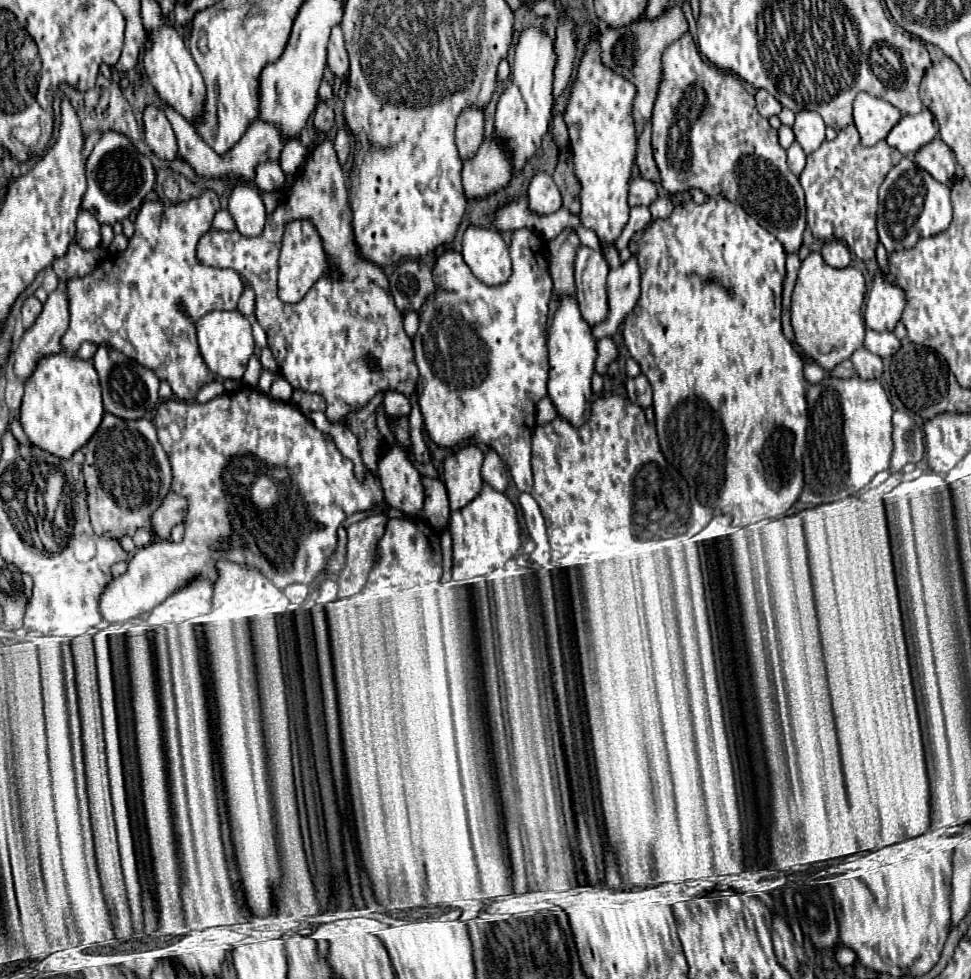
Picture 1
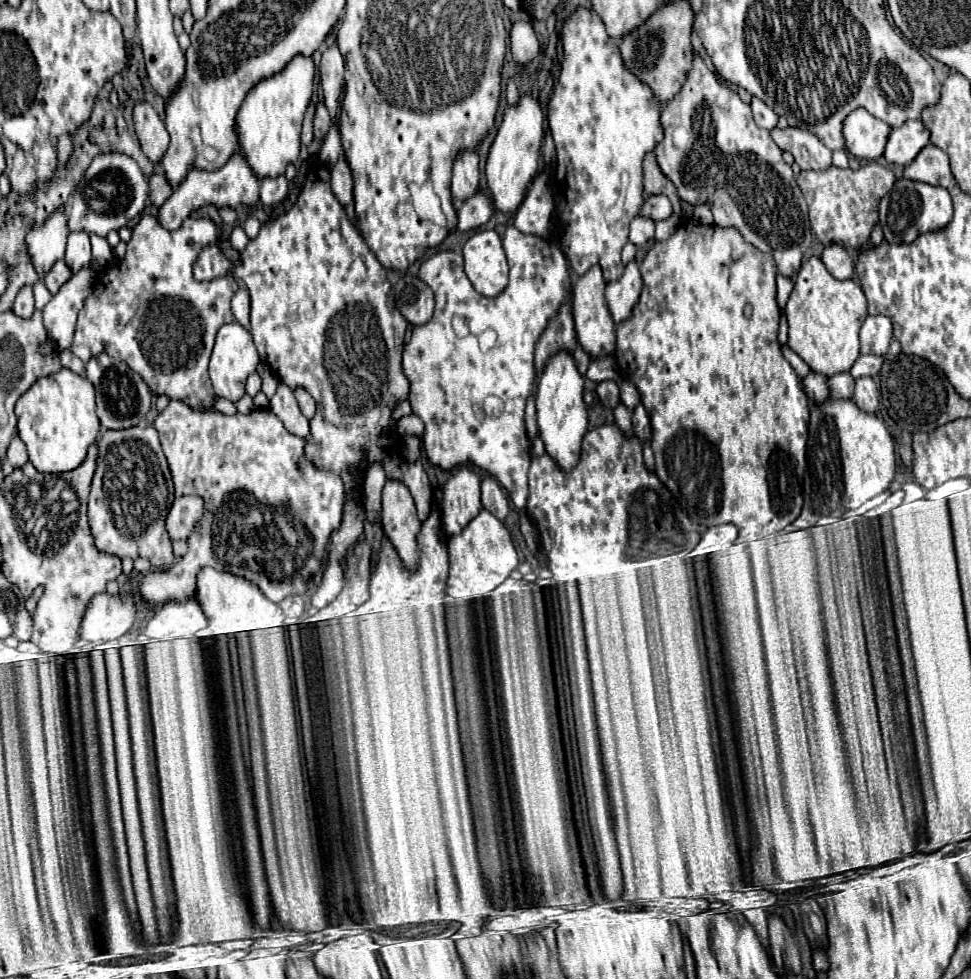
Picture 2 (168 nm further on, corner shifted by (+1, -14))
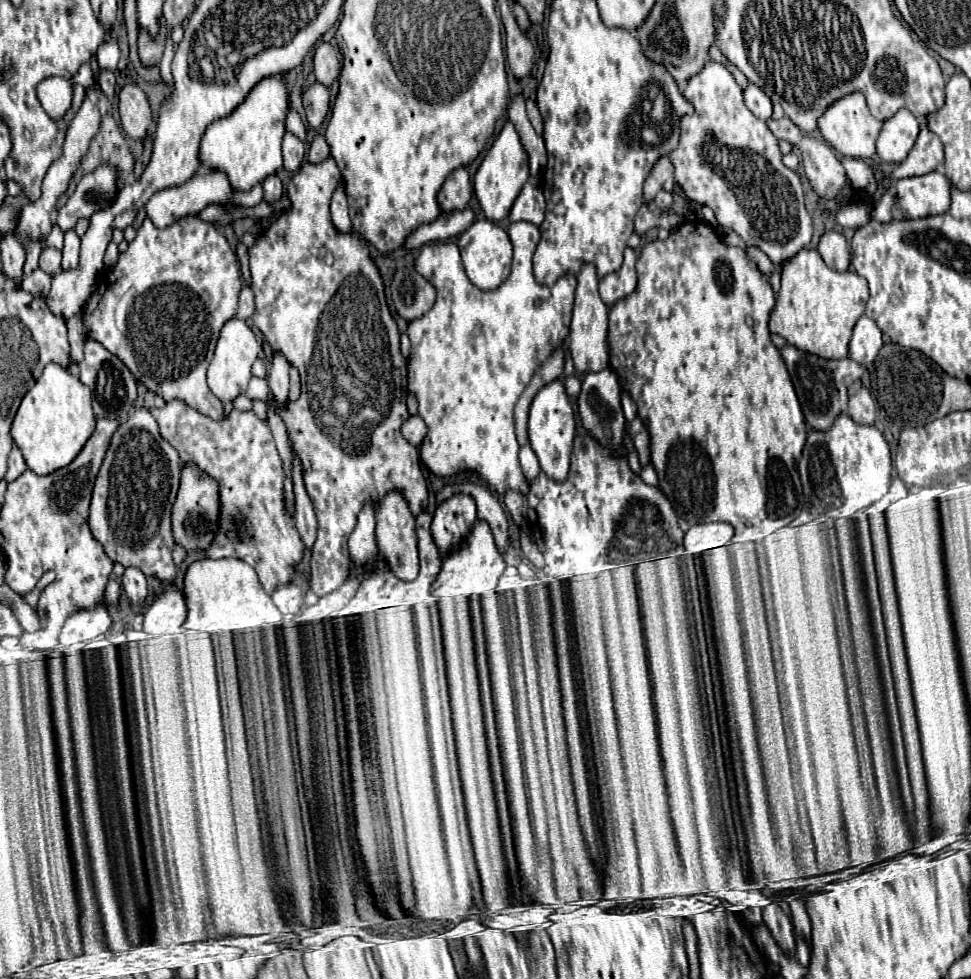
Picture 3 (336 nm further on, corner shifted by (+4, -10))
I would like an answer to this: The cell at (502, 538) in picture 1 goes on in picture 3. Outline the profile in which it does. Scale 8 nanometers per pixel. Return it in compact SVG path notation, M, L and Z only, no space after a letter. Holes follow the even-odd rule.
M478 520L474 524L472 532L468 534L468 538L458 548L454 548L450 552L450 556L444 558L442 570L432 584L432 594L436 598L444 598L444 596L448 596L448 598L456 598L456 596L470 598L474 594L482 596L482 594L496 588L498 578L502 576L504 570L506 570L506 562L494 544L494 536L490 532L490 526L482 520Z

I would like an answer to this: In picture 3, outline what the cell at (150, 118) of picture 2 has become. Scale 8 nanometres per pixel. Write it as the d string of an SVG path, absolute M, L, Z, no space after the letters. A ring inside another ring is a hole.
M124 84L118 94L120 124L130 138L144 140L146 130L152 124L150 104L146 94L136 84Z

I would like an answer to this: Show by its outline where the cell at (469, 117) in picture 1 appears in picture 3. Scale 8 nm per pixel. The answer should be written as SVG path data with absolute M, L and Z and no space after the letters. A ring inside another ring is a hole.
M458 168L444 180L440 192L438 192L438 204L442 212L454 212L464 210L468 206L468 200L472 196L470 176L466 168Z

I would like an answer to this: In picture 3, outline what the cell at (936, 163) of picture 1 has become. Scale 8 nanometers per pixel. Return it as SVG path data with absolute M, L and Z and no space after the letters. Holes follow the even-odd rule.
M922 122L920 136L918 136L912 152L908 154L908 158L902 164L898 164L894 168L892 178L900 180L900 178L928 174L928 172L936 170L936 166L942 164L942 160L944 160L944 150L942 150L940 138L934 132L930 132L926 122Z

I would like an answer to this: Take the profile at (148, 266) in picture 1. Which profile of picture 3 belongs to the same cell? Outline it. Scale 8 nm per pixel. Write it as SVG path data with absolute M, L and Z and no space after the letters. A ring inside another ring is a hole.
M184 216L160 230L146 218L126 252L120 254L116 266L104 274L94 294L88 298L82 312L84 330L88 338L98 340L106 350L118 356L138 382L146 384L150 378L150 386L146 386L150 392L162 396L166 402L182 400L212 420L222 420L224 406L206 384L206 368L212 360L222 326L236 316L240 288L242 280L236 254L212 222ZM128 314L132 314L132 336L128 330Z

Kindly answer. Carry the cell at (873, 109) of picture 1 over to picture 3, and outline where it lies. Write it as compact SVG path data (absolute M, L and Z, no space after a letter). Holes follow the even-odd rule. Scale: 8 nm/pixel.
M852 92L848 96L842 96L840 100L836 100L836 104L830 104L824 114L818 118L818 130L822 134L822 138L832 146L836 148L842 156L848 156L848 158L862 158L862 160L868 160L874 156L876 148L874 148L874 142L882 130L882 122L876 120L870 112L868 112L868 106L866 106L866 100L864 100L864 94L862 92Z

